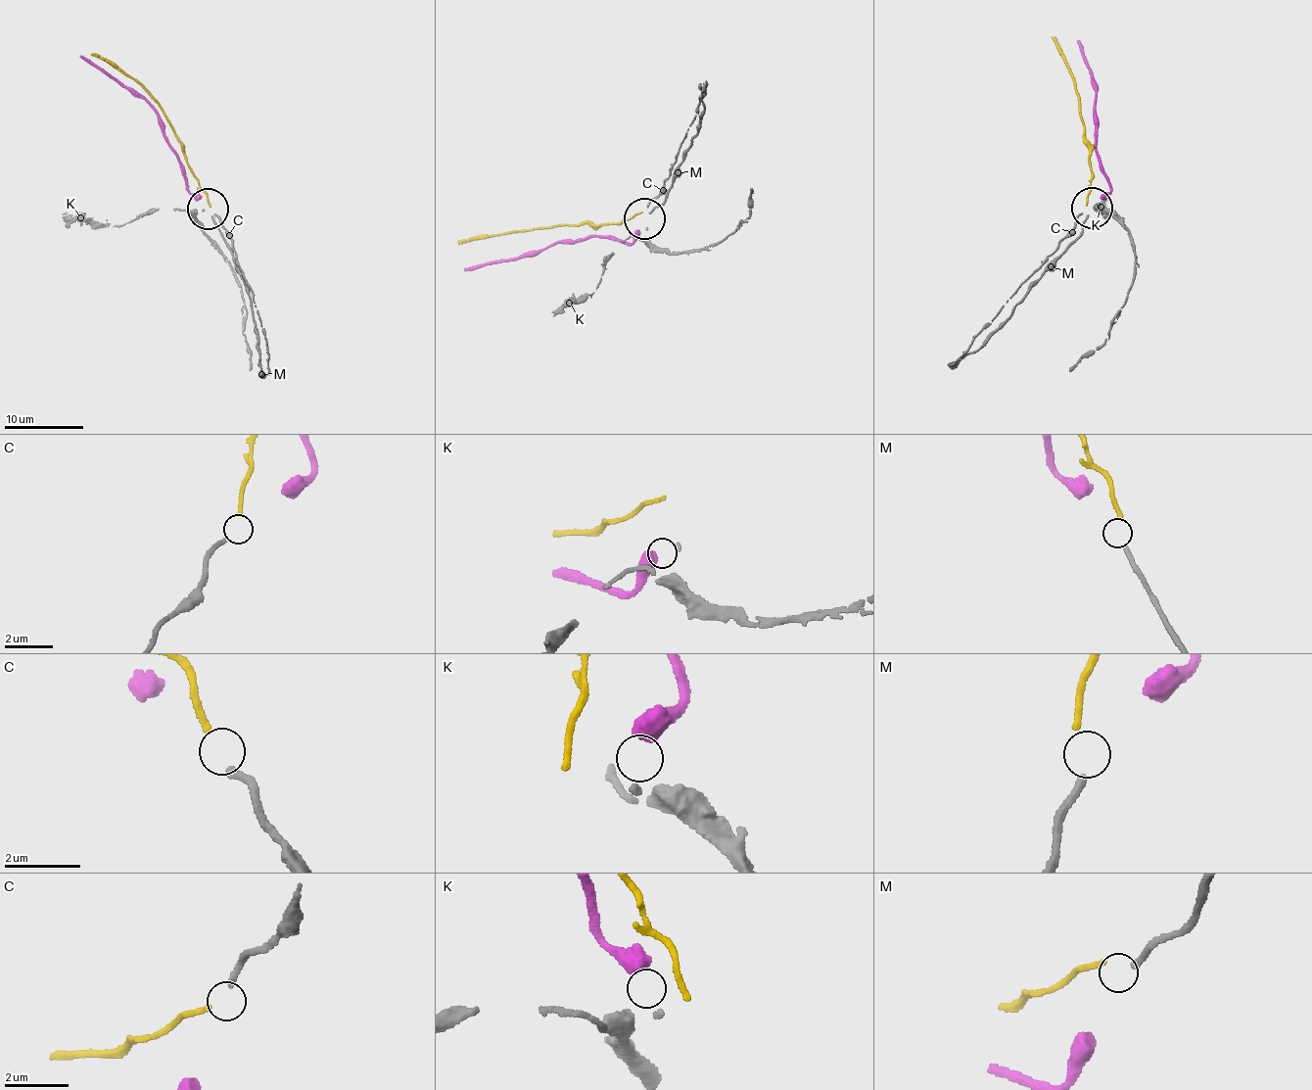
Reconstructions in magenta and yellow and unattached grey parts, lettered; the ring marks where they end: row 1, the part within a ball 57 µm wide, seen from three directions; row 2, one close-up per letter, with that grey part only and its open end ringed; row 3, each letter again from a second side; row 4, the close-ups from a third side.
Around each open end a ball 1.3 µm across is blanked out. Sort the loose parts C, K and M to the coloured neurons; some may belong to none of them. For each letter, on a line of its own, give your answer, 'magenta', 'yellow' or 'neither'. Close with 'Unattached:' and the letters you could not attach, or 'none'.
C: yellow
K: neither
M: neither
Unattached: K, M

